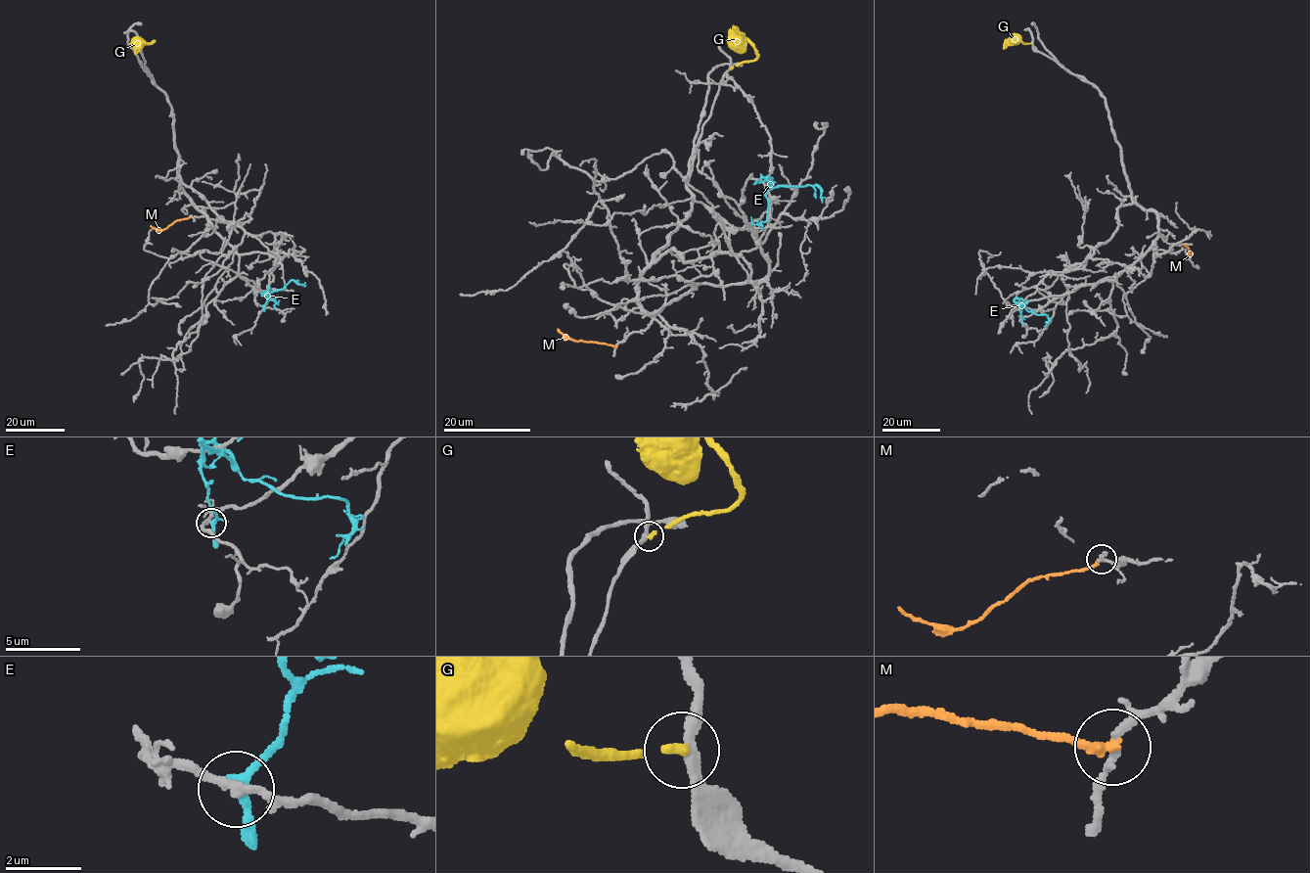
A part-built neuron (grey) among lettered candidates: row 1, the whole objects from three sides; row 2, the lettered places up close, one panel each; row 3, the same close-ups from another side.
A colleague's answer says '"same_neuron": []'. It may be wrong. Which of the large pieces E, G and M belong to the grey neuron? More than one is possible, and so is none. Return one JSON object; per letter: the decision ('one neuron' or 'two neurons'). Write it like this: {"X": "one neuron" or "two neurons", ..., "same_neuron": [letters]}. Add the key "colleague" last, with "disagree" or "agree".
{"E": "two neurons", "G": "two neurons", "M": "two neurons", "same_neuron": [], "colleague": "agree"}

